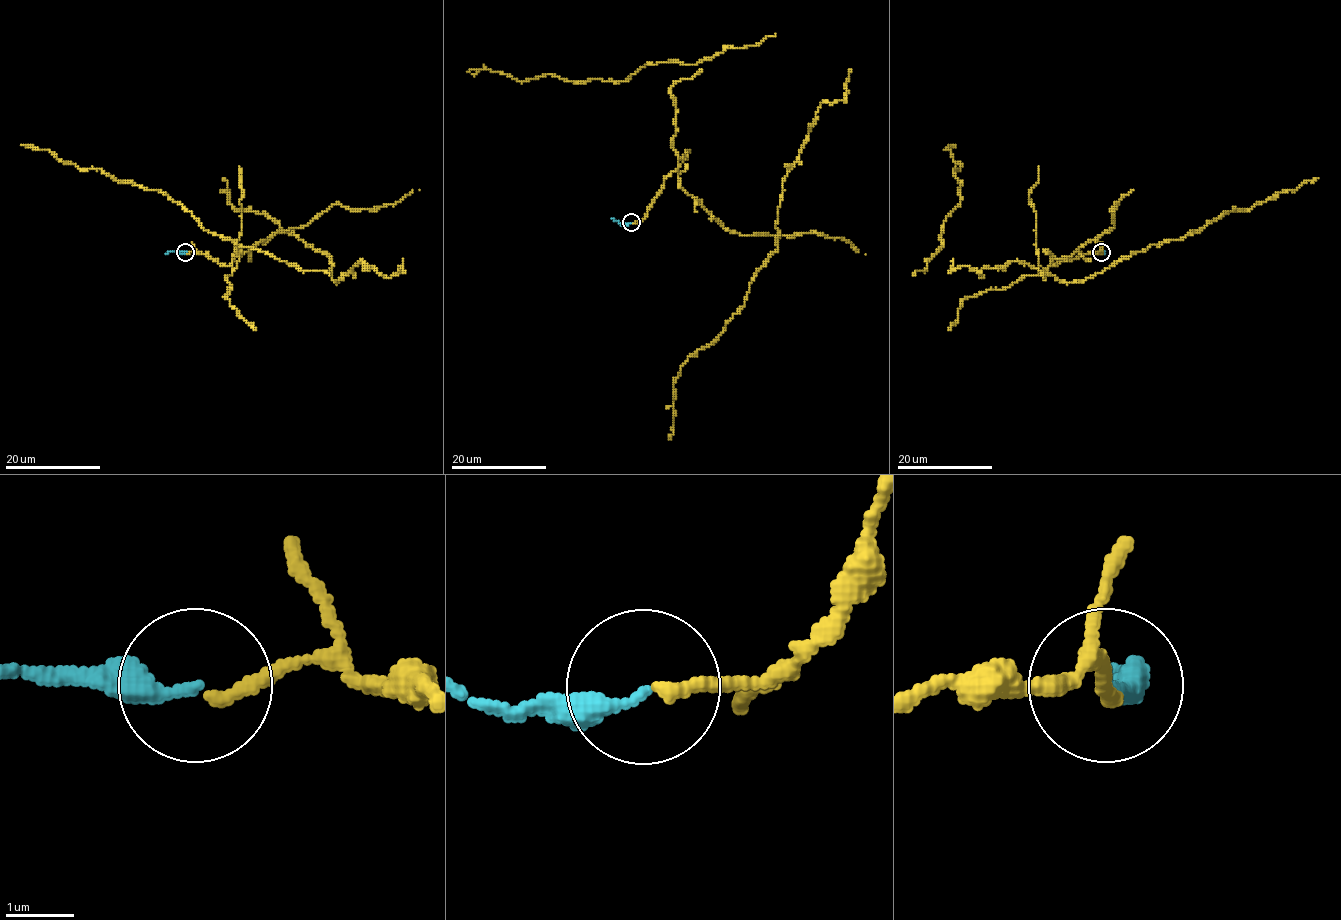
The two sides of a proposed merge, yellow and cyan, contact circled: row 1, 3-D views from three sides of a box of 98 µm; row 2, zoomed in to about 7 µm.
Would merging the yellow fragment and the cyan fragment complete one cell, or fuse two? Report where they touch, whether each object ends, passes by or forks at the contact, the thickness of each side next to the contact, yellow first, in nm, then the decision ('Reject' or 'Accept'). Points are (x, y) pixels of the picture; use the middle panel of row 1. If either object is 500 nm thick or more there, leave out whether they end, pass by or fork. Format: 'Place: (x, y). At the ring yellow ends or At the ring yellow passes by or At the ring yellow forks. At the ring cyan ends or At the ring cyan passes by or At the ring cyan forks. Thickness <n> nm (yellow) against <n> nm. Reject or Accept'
Place: (631, 222). At the ring yellow ends. At the ring cyan ends. Thickness 200 nm (yellow) against 240 nm. Accept

